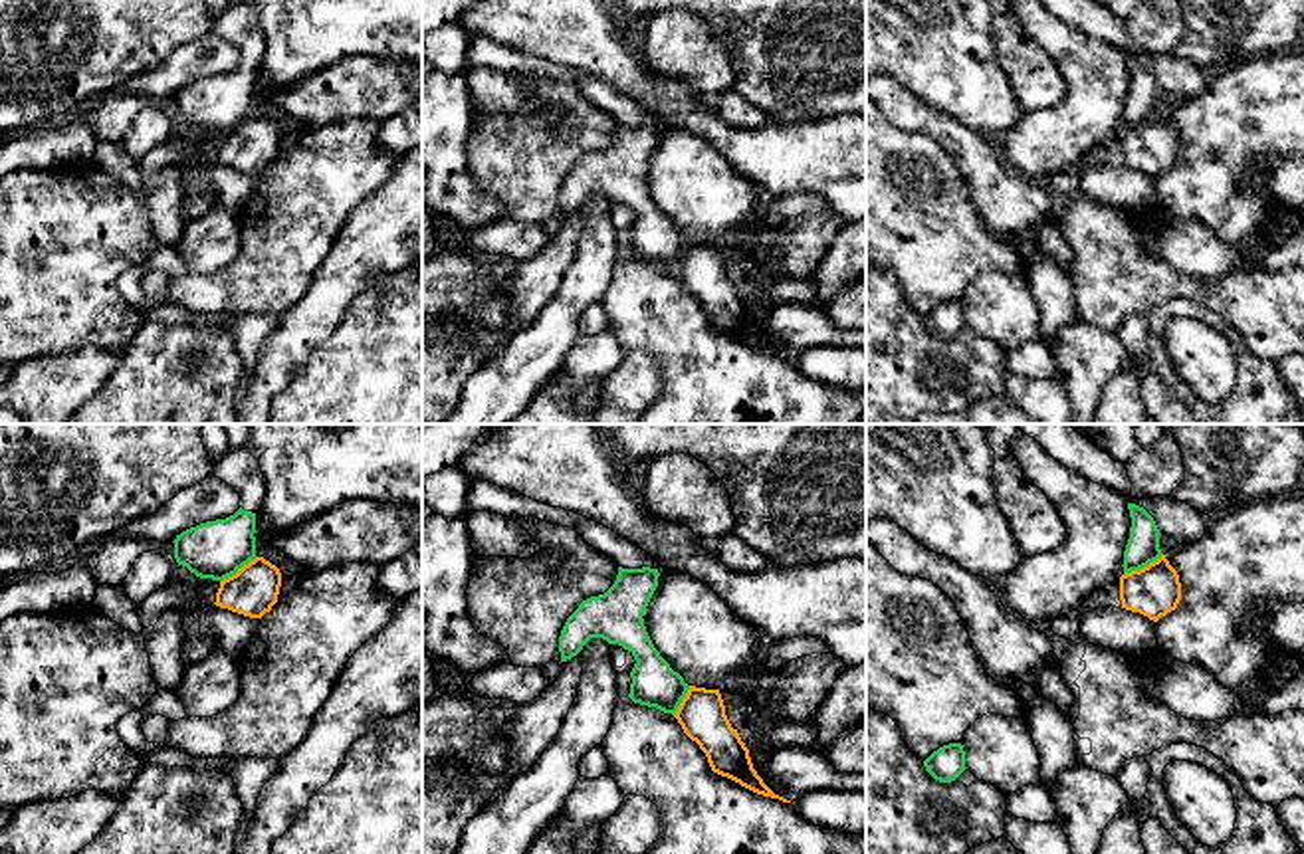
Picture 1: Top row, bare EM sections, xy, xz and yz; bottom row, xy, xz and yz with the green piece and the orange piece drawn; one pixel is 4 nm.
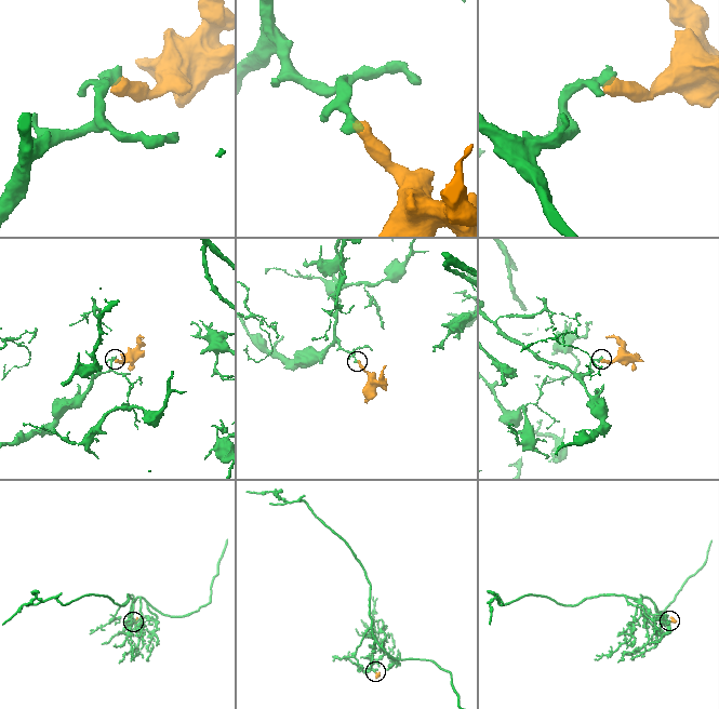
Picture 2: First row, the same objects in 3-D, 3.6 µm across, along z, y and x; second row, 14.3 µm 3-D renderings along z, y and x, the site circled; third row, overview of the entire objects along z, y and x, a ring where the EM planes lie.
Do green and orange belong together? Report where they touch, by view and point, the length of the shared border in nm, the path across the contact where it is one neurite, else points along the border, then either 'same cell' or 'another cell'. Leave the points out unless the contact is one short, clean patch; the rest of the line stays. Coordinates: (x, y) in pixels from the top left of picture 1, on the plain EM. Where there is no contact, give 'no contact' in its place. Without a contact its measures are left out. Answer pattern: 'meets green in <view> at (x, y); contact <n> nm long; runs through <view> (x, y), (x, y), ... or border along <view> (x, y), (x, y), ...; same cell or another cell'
meets green in yz at (1142, 123); contact 180 nm long; border along yz (1162, 109), (1124, 131); another cell

